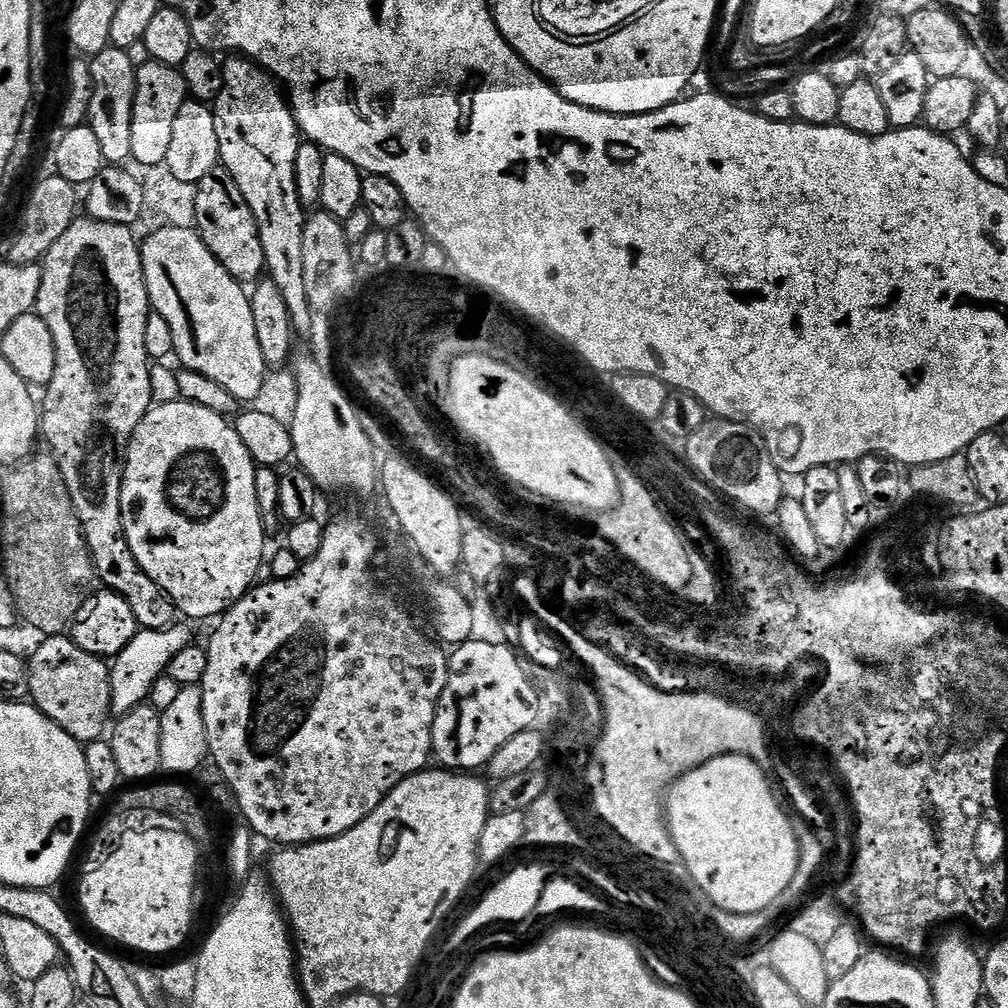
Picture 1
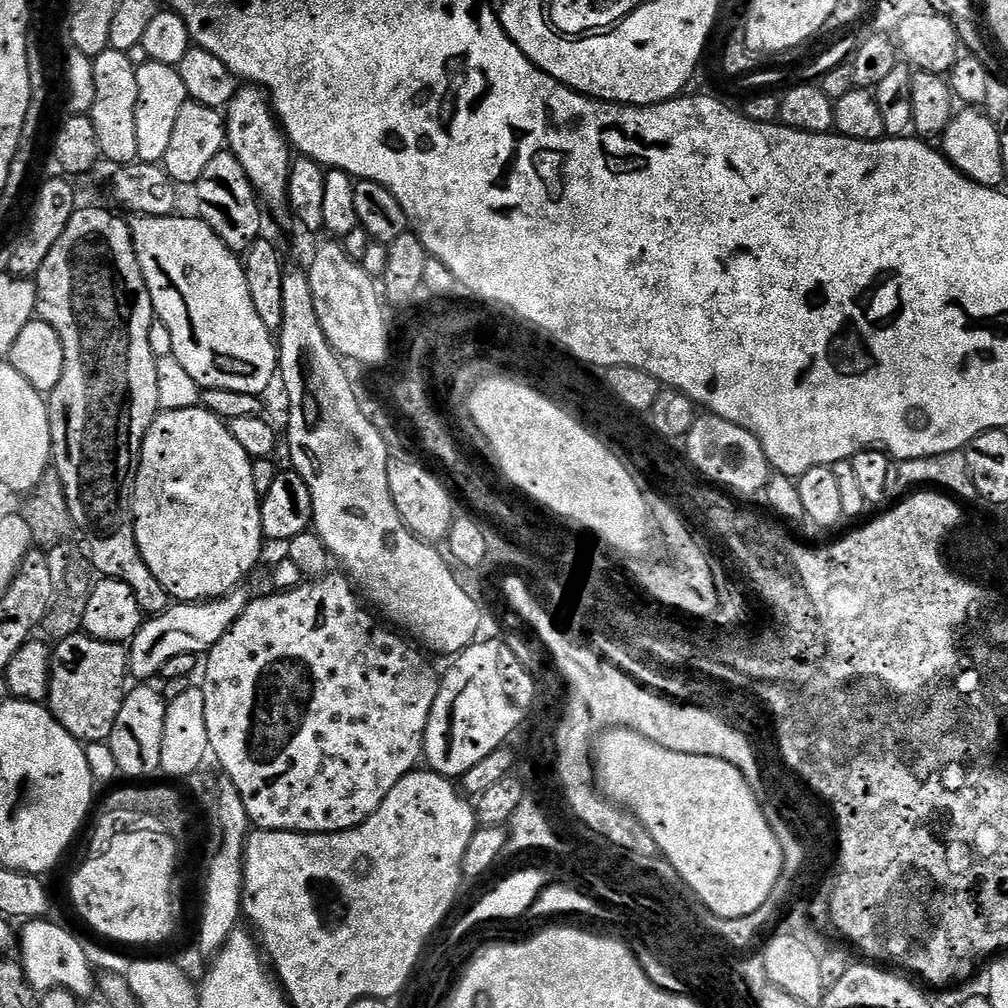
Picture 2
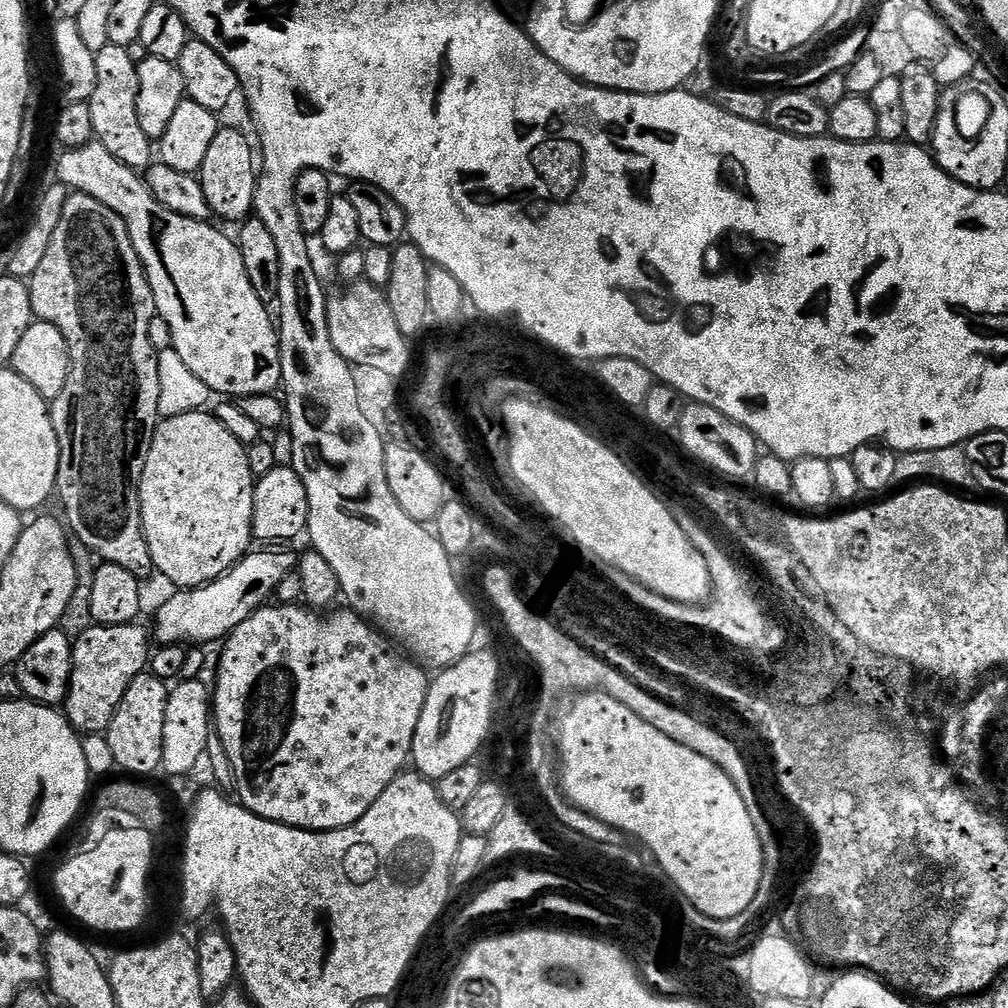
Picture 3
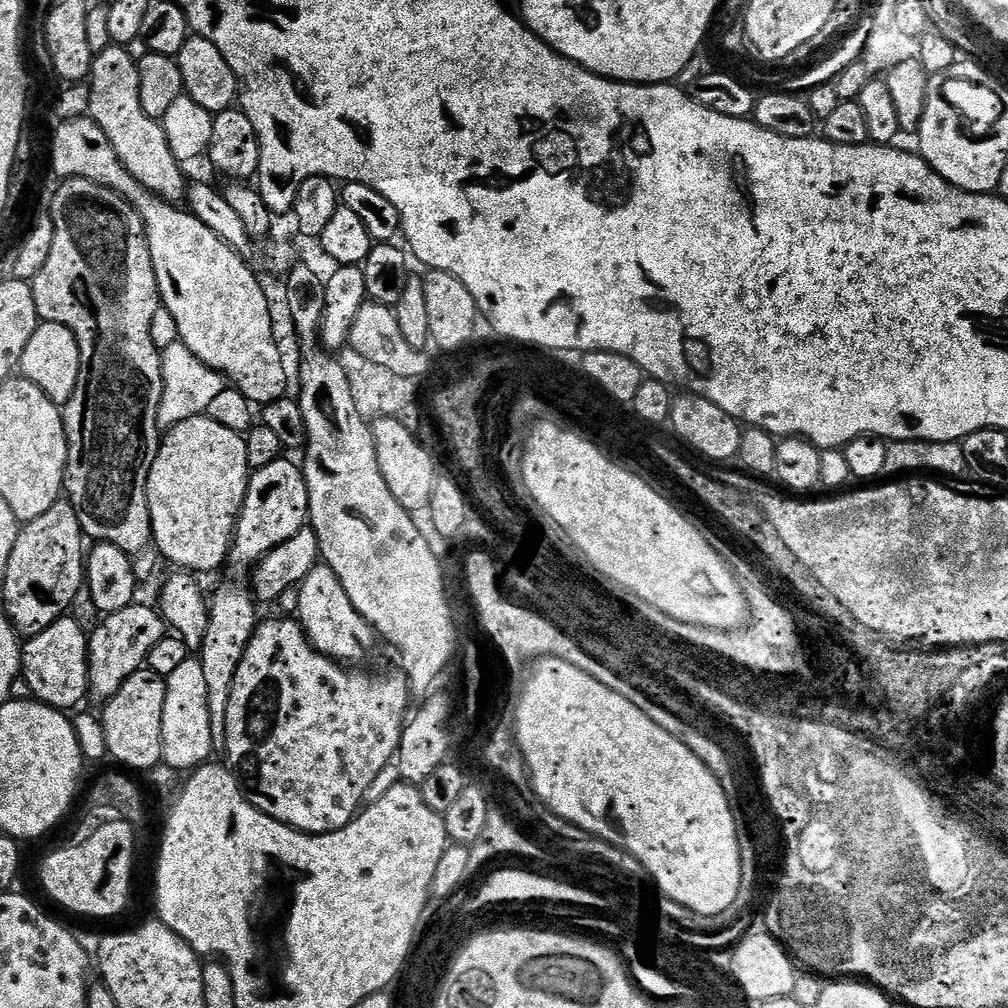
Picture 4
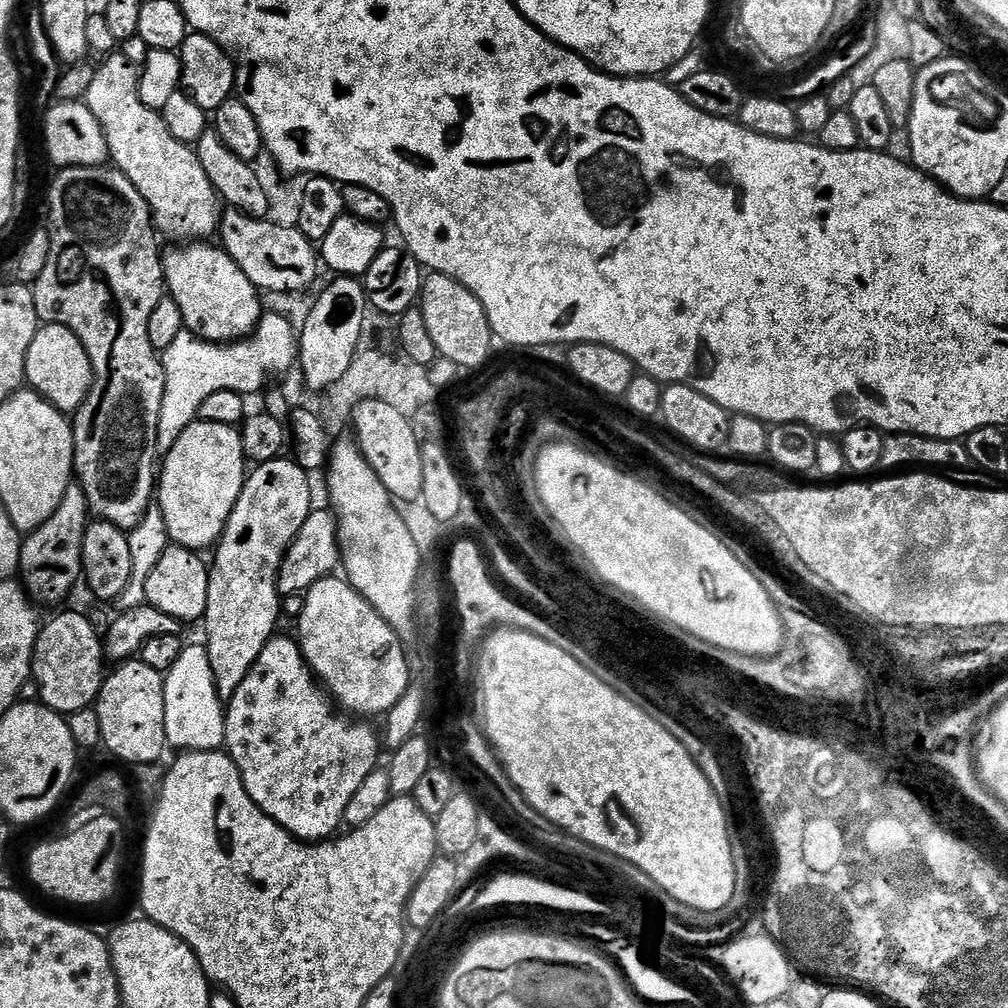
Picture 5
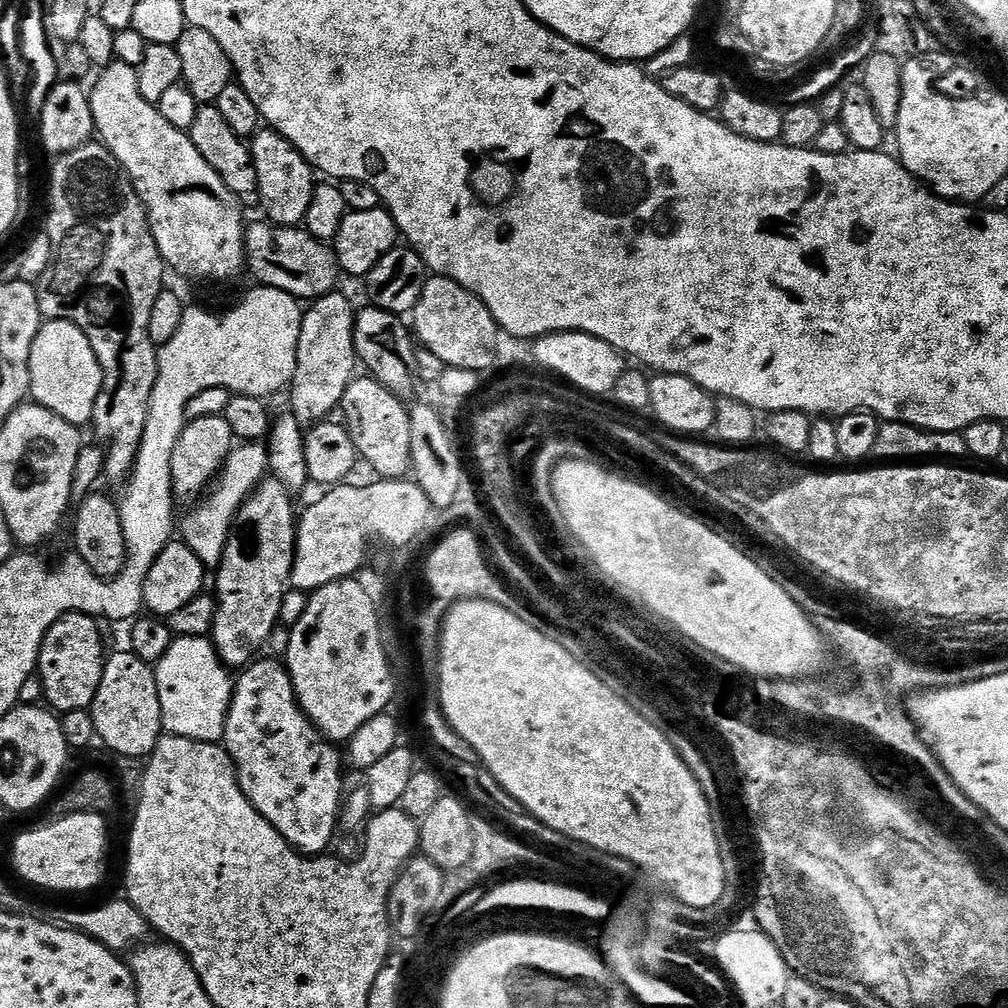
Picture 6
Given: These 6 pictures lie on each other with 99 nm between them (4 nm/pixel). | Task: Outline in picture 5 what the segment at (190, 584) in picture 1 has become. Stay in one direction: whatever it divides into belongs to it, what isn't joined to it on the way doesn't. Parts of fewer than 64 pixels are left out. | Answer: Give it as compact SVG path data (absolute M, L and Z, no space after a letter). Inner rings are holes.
M197 419L189 428L182 430L182 434L178 434L178 442L163 453L158 468L158 483L154 489L154 500L166 522L169 541L178 547L193 550L211 549L224 532L226 522L238 502L238 494L242 494L245 479L246 461L239 427Z

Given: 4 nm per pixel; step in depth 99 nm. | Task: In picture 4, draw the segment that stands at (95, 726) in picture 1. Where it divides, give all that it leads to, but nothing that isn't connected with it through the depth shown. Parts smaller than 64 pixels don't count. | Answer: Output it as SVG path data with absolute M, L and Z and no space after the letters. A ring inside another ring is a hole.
M133 602L122 610L107 613L95 625L97 628L91 629L88 637L88 696L91 699L107 702L111 696L118 694L122 682L126 682L126 678L130 678L130 674L134 674L139 668L145 667L150 650L154 650L155 644L166 634L166 623L160 612L153 605L151 608L148 604L140 603Z

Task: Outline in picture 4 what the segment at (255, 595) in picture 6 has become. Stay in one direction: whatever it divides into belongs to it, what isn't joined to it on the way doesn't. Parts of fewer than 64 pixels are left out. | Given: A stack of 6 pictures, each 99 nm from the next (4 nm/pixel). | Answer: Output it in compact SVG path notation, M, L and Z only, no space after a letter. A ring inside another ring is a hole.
M287 458L270 462L270 466L262 466L251 473L244 505L240 517L236 519L236 530L232 537L232 547L228 553L226 569L236 580L247 581L256 565L271 554L282 542L294 538L309 523L308 519L308 487L304 481L304 469ZM247 583L224 584L210 596L209 629L206 630L204 644L198 653L202 666L202 675L206 677L206 702L210 702L210 730L212 731L213 753L224 752L226 746L226 706L230 706L230 690L234 682L234 674L238 670L238 662L242 662L242 654L256 632L257 601Z

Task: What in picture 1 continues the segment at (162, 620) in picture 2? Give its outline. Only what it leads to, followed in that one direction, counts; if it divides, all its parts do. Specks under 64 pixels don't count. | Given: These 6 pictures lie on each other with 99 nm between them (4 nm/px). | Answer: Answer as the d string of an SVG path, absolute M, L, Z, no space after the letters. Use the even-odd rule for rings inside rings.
M177 622L170 628L162 630L150 630L145 628L137 631L136 637L130 642L130 646L126 646L126 650L119 652L111 661L112 670L112 711L117 717L126 715L130 710L134 710L142 703L145 703L151 697L154 690L154 682L158 682L158 678L167 673L170 662L174 662L174 654L186 650L188 644L193 643L194 636L188 628L183 628L183 623Z

